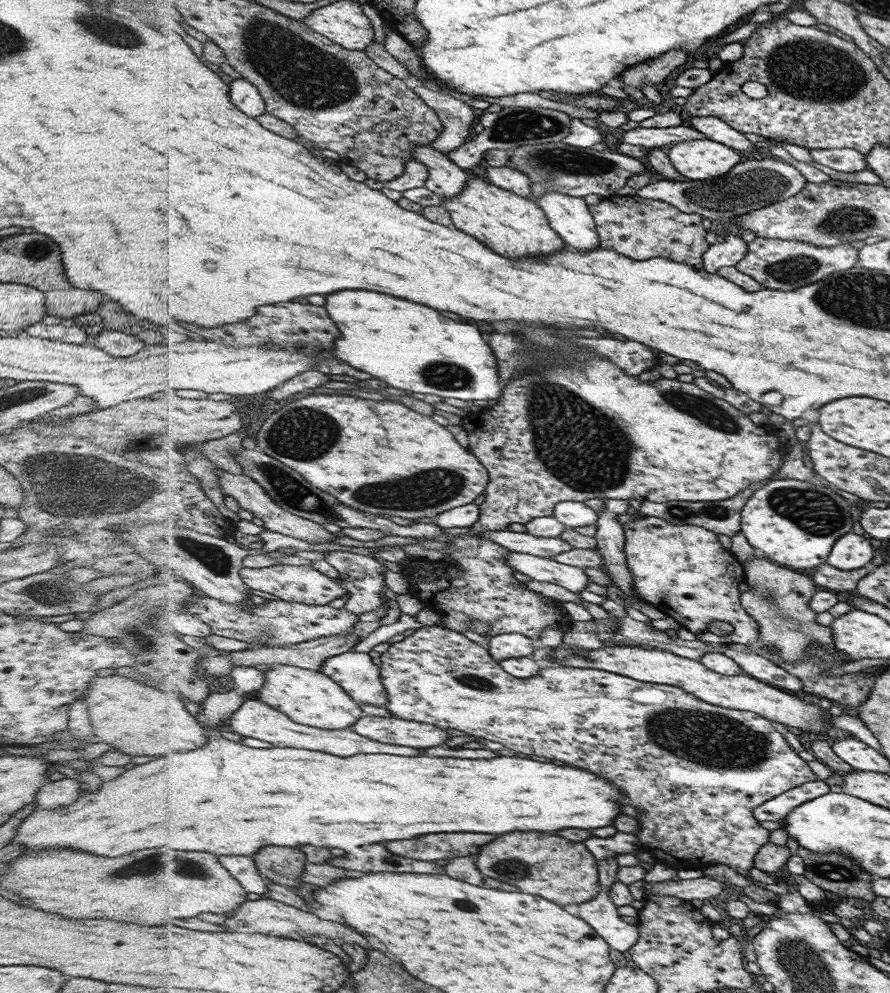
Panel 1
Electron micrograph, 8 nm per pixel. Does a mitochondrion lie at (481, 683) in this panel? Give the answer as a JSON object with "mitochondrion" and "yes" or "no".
{"mitochondrion":"yes"}

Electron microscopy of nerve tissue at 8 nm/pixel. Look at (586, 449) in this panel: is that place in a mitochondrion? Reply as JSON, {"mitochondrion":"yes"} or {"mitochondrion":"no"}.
{"mitochondrion":"yes"}

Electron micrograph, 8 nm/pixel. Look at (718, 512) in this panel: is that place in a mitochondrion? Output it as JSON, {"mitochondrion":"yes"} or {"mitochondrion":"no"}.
{"mitochondrion":"yes"}

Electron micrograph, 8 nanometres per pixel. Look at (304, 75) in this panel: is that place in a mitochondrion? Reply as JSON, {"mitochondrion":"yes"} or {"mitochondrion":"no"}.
{"mitochondrion":"yes"}

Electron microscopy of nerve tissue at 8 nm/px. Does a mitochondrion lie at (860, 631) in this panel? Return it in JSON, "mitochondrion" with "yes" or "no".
{"mitochondrion":"no"}

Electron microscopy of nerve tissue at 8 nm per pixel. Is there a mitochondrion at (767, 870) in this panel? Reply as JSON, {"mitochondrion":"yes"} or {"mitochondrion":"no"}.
{"mitochondrion":"no"}

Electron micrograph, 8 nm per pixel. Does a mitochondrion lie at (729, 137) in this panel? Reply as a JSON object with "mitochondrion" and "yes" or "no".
{"mitochondrion":"no"}

